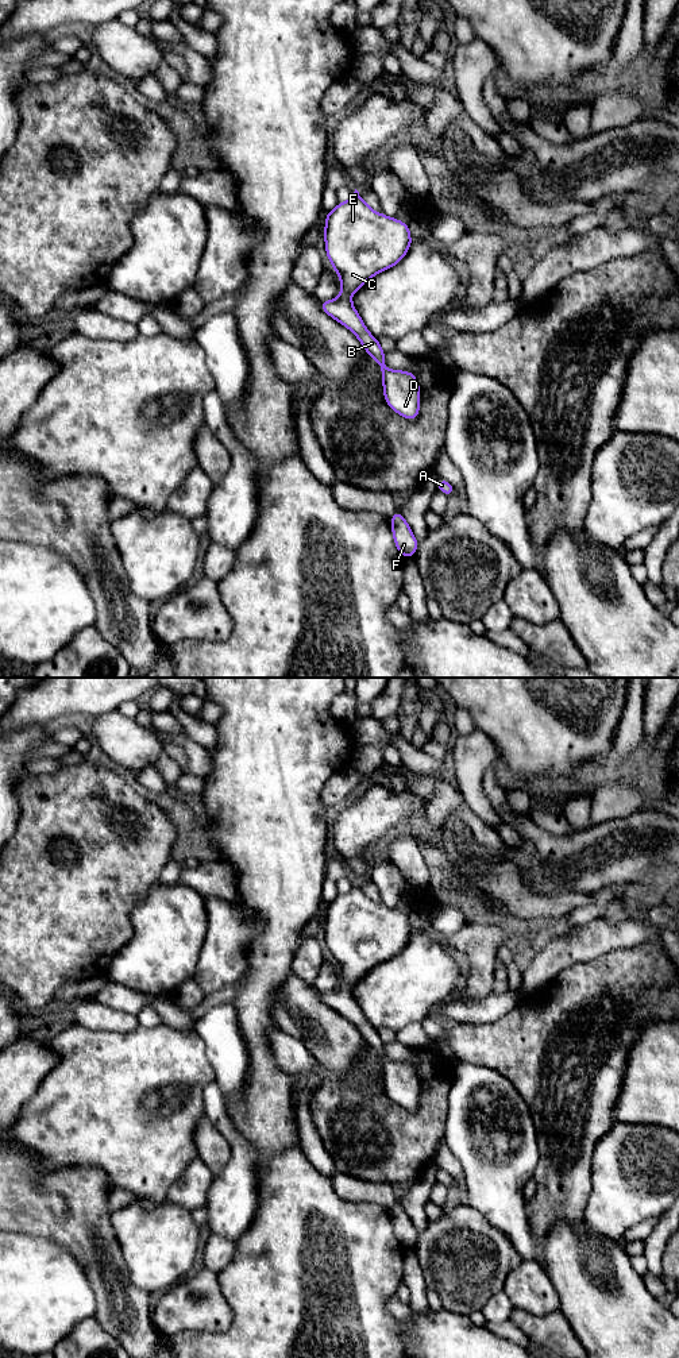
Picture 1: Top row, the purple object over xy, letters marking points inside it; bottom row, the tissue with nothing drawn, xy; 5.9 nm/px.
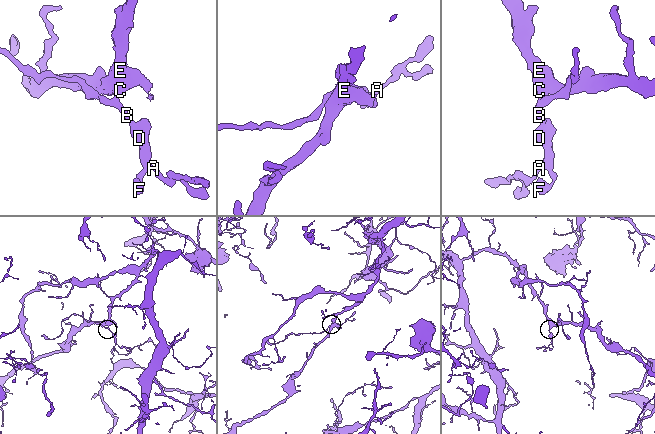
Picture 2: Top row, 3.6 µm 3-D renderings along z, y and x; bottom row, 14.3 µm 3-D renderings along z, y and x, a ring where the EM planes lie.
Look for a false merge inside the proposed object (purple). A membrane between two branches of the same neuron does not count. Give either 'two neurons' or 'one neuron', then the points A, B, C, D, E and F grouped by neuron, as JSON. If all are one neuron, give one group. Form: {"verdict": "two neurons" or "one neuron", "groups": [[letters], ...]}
{"verdict": "one neuron", "groups": [["A", "B", "C", "D", "E", "F"]]}

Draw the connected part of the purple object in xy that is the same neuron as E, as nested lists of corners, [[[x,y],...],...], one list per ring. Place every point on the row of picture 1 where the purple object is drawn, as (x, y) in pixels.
[[[355,189],[348,201],[339,202],[325,215],[324,239],[327,256],[340,278],[342,292],[331,301],[319,301],[321,309],[347,327],[359,339],[366,352],[377,360],[382,371],[383,397],[389,408],[408,420],[416,420],[420,412],[420,386],[416,375],[409,371],[386,369],[386,352],[378,339],[367,331],[351,300],[351,294],[370,278],[402,261],[412,246],[409,224],[373,211]]]

